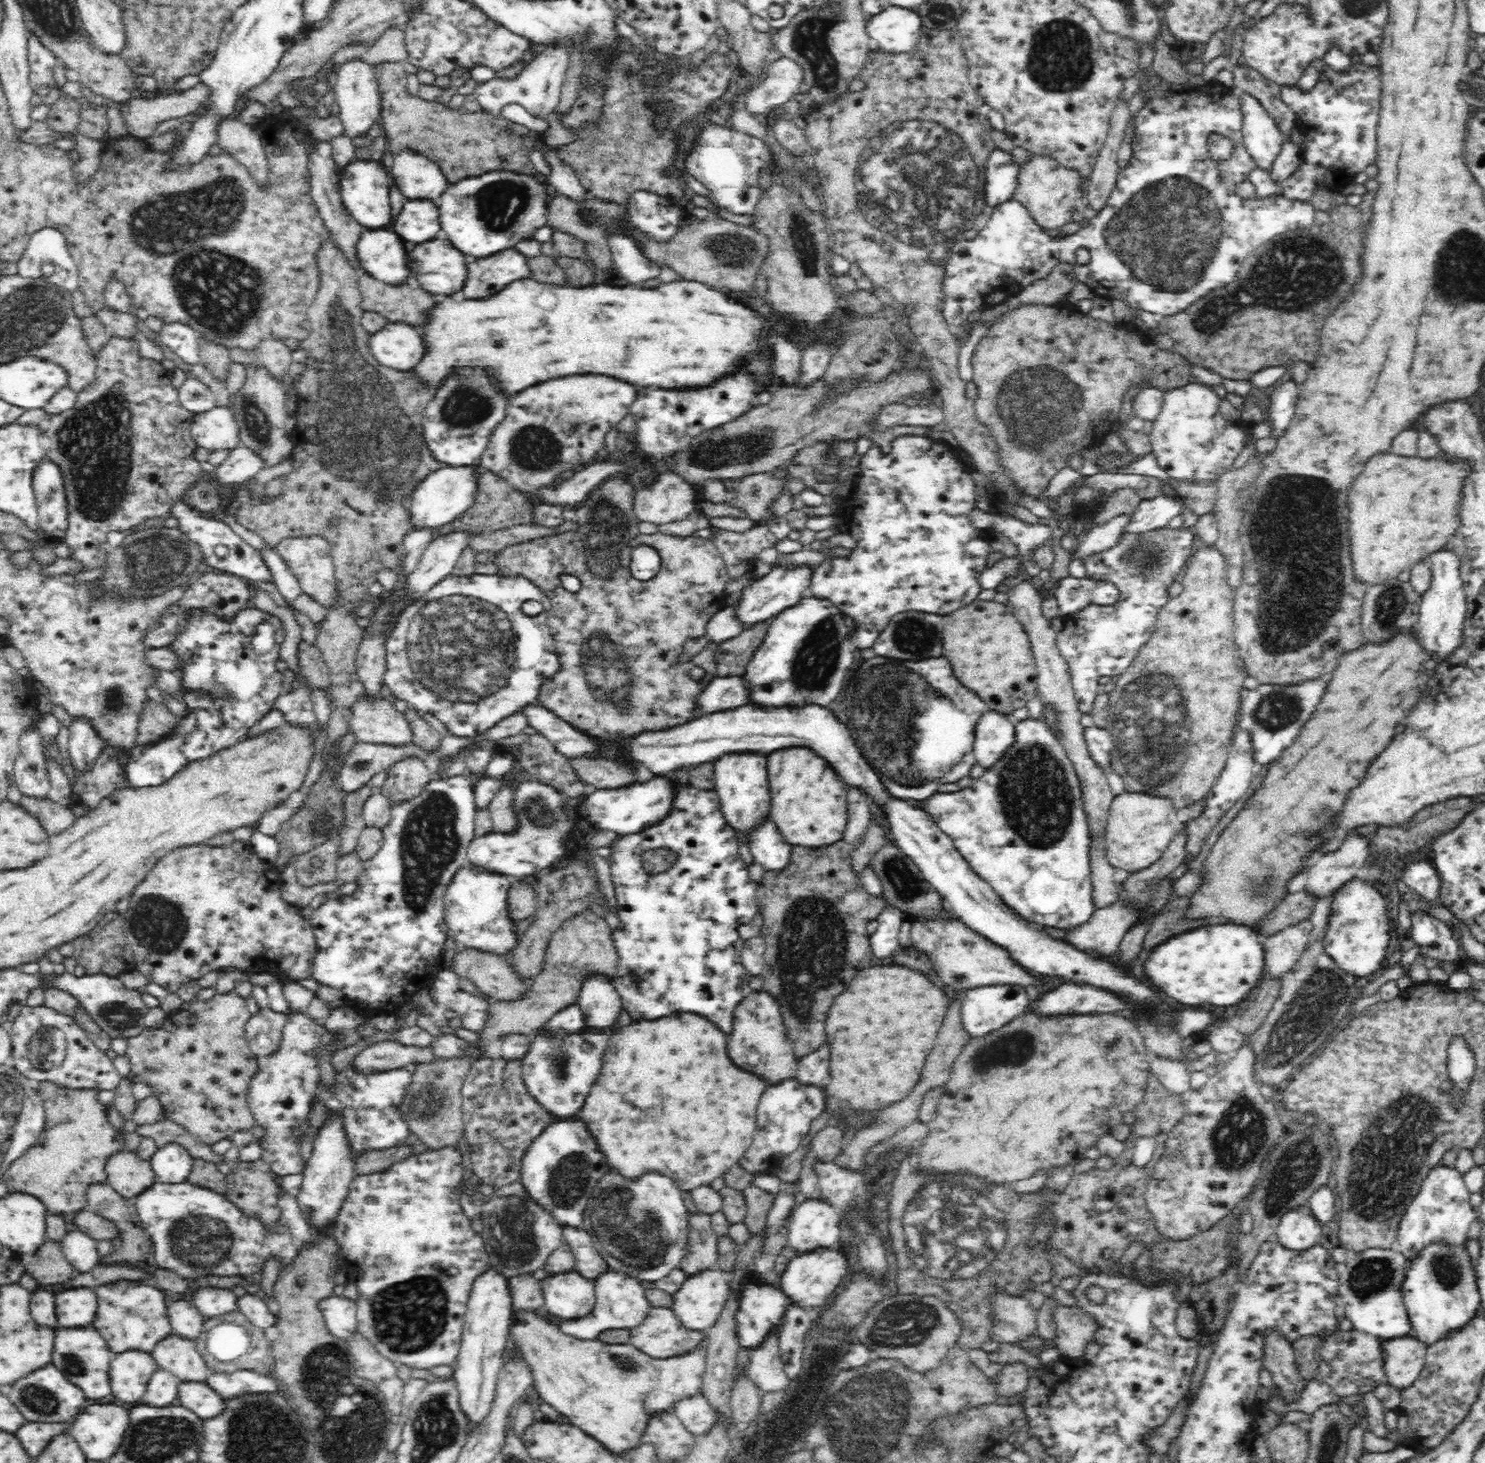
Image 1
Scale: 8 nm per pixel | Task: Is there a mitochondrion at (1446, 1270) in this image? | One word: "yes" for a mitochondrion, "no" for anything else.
yes

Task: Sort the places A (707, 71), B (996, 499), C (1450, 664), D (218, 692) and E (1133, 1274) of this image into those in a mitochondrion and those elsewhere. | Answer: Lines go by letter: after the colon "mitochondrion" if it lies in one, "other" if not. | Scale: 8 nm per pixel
A: other
B: other
C: other
D: mitochondrion
E: other

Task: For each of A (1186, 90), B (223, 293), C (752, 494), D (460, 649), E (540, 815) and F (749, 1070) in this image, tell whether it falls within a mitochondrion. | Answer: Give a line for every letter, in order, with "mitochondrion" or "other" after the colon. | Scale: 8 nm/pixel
A: other
B: mitochondrion
C: mitochondrion
D: mitochondrion
E: mitochondrion
F: other

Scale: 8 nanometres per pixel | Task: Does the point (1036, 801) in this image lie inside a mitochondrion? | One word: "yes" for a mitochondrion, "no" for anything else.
yes

